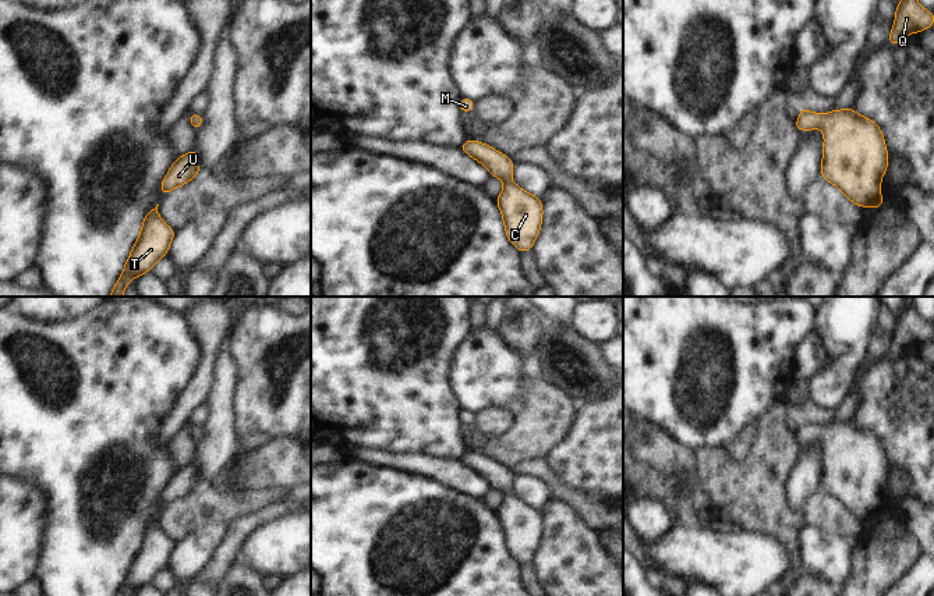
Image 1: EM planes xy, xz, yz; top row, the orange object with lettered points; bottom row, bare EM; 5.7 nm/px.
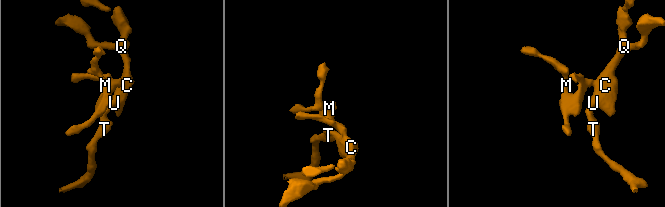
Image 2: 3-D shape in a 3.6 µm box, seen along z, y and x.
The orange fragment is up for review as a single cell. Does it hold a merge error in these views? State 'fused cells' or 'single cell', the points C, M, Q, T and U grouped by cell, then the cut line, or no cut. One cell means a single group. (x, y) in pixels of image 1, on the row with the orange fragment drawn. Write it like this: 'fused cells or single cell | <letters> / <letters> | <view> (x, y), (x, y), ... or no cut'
single cell | C M Q T U | no cut

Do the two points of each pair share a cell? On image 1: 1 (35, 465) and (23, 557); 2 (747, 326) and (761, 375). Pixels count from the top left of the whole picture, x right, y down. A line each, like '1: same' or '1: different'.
1: different
2: same

